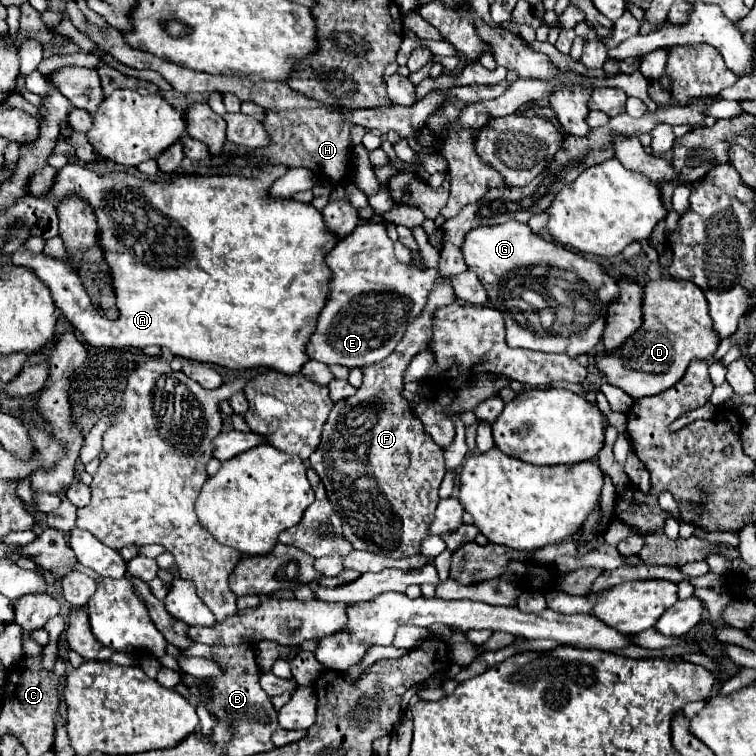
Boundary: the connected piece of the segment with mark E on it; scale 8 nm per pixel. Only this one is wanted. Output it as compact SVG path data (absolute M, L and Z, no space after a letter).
M358 225L348 237L340 239L336 247L326 255L326 265L332 271L330 277L330 295L328 301L318 317L316 331L310 335L306 343L306 353L310 359L316 359L326 365L344 365L348 369L352 367L366 367L372 363L378 363L388 357L388 353L394 351L396 343L406 333L408 325L422 313L428 293L436 287L440 281L439 272L435 268L418 269L408 267L402 263L396 263L394 259L394 243L386 235L384 225Z

